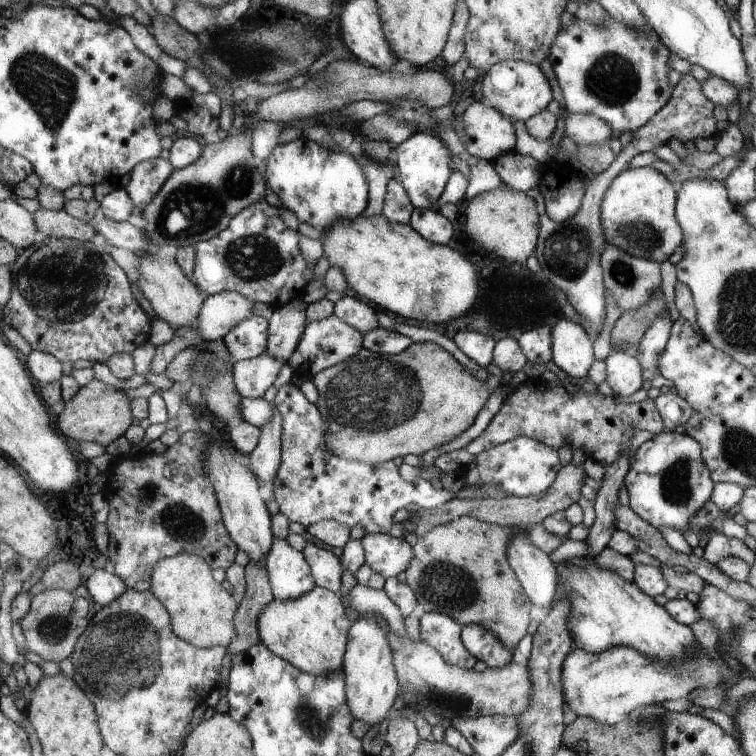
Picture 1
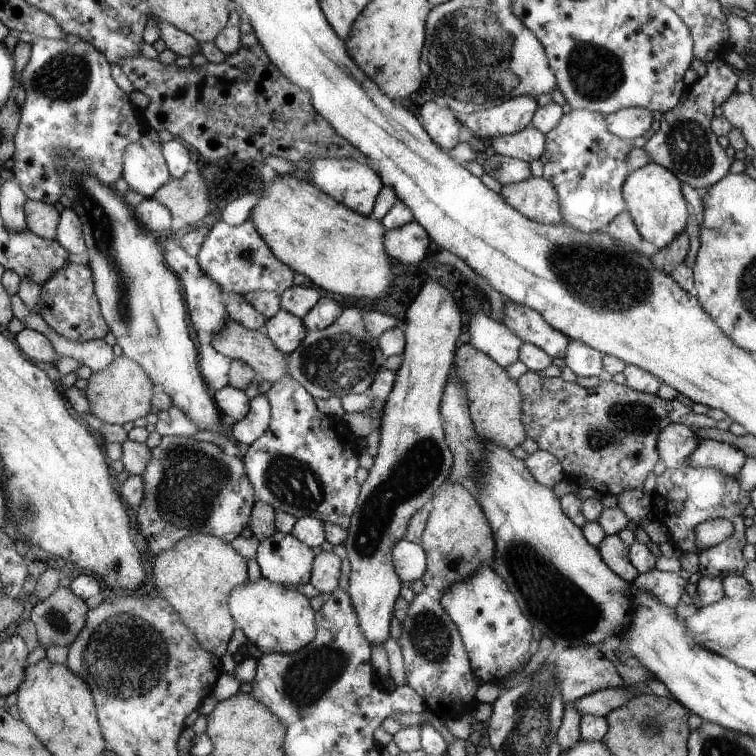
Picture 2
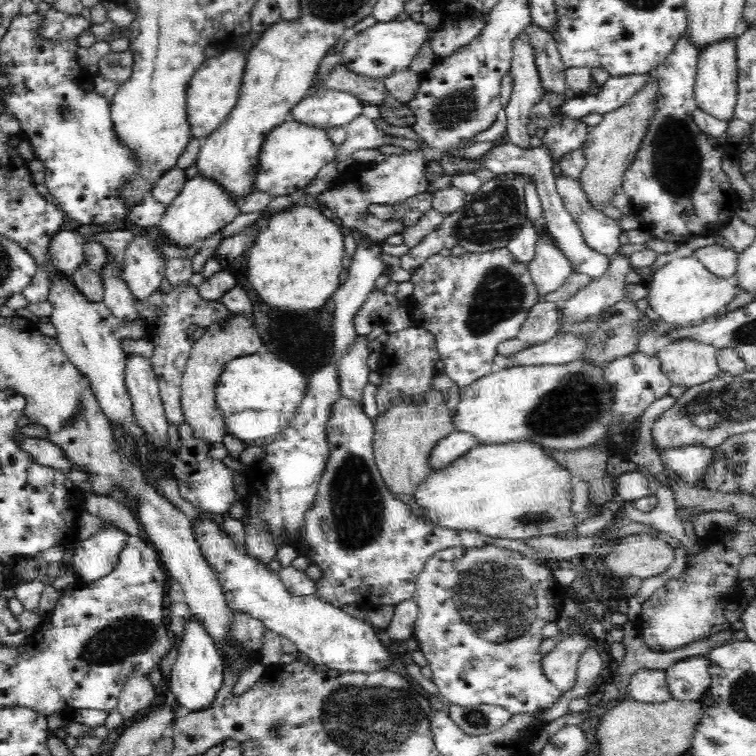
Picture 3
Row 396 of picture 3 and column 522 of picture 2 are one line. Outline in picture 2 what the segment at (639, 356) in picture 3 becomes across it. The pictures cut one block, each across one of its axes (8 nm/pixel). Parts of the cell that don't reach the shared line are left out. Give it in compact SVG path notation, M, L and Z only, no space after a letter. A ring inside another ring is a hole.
M489 565L480 566L472 577L444 590L439 602L456 624L463 646L468 646L467 654L472 654L476 680L480 680L481 684L492 682L499 685L510 670L513 672L514 668L530 662L533 627L520 610L506 582Z

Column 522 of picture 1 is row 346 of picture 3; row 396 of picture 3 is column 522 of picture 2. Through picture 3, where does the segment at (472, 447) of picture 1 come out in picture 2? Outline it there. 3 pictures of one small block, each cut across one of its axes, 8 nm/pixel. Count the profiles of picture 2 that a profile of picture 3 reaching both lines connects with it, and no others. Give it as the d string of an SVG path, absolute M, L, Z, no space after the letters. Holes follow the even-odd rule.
M528 371L518 378L523 396L522 422L527 435L538 444L539 450L550 451L563 466L566 480L579 488L588 488L601 496L619 496L626 490L642 490L648 474L654 472L659 459L660 432L670 424L679 423L694 428L716 429L717 421L707 415L698 415L680 400L666 401L657 395L640 393L631 387L612 381L602 382L596 388L581 388L578 384L564 382L561 377L544 378Z

